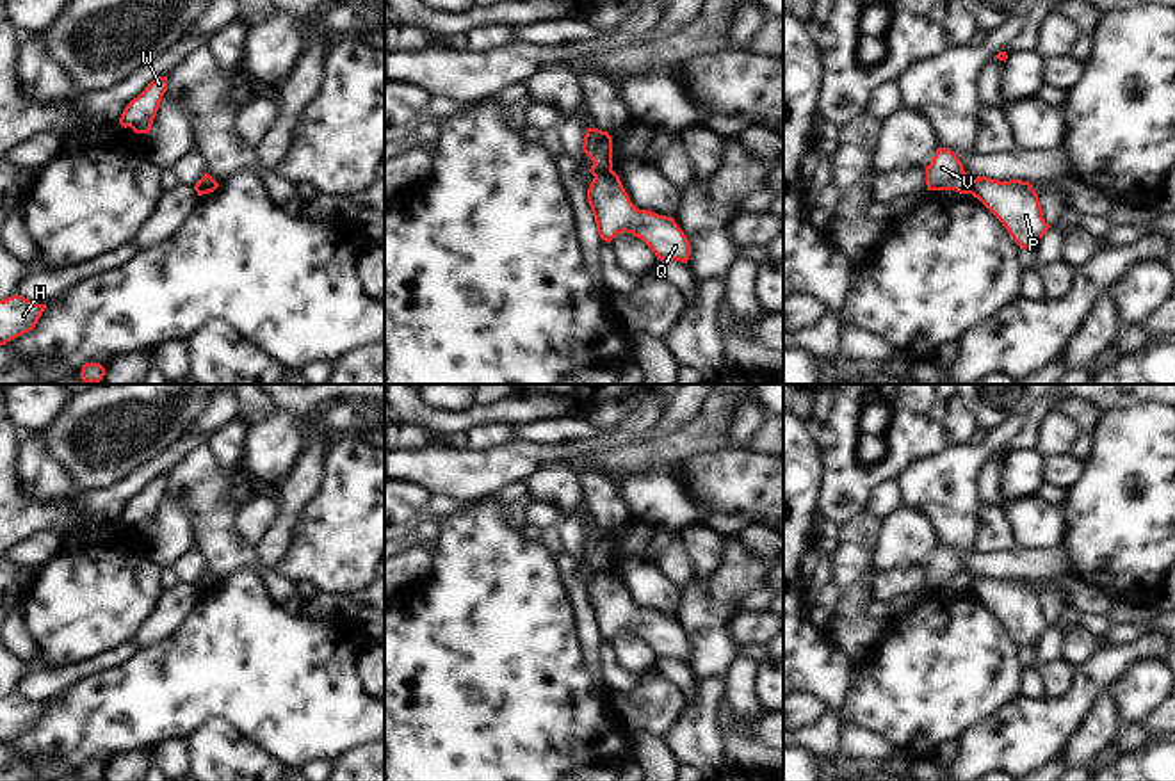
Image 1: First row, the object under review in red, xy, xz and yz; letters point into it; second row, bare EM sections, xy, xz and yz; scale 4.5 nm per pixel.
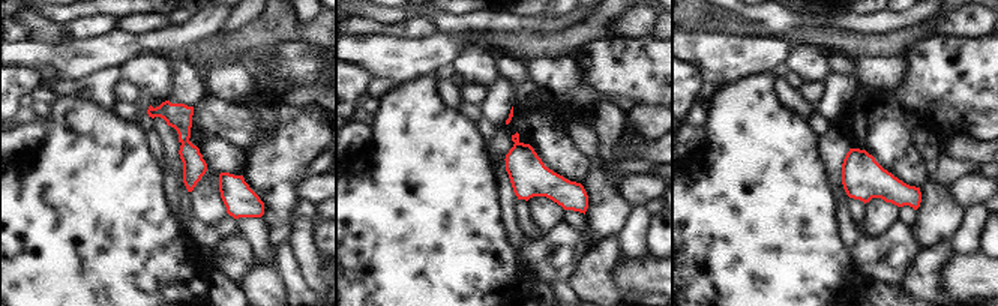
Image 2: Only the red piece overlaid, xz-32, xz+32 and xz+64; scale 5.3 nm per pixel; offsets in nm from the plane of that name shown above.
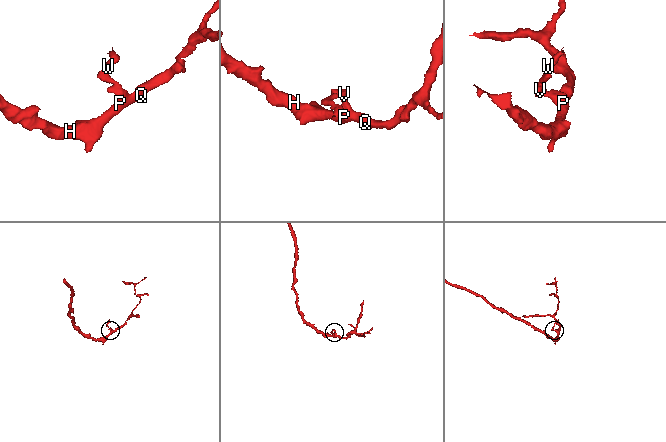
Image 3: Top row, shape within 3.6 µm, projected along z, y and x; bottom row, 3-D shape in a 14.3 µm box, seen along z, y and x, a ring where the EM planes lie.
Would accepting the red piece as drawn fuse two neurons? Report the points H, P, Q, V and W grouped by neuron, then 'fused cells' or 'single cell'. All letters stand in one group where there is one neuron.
H P Q / V W | fused cells

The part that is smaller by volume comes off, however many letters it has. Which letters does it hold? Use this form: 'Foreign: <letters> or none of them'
Foreign: V, W

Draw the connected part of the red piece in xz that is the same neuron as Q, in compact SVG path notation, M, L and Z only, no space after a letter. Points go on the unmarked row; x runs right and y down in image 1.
M614 569L593 576L588 587L588 601L596 630L607 642L625 630L641 637L657 658L687 662L691 642L675 617L636 607Z

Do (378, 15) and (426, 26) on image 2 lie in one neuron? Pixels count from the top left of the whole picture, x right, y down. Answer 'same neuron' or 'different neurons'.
different neurons

